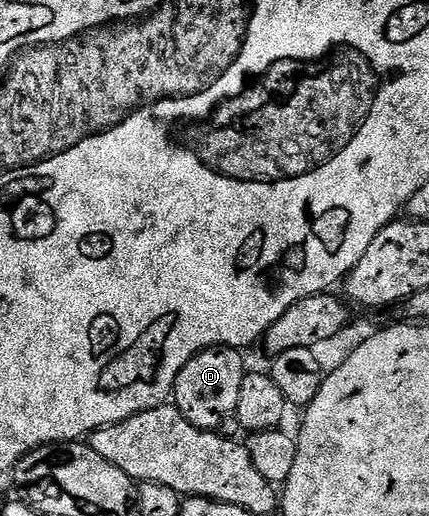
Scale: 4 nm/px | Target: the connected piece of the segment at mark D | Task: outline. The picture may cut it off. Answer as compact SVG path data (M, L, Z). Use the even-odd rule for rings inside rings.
M209 347L196 353L196 357L180 369L172 403L180 409L180 413L184 413L184 417L188 417L188 421L192 421L192 425L218 429L226 418L234 415L240 401L240 385L244 385L244 377L248 374L242 355L243 352L236 347Z

